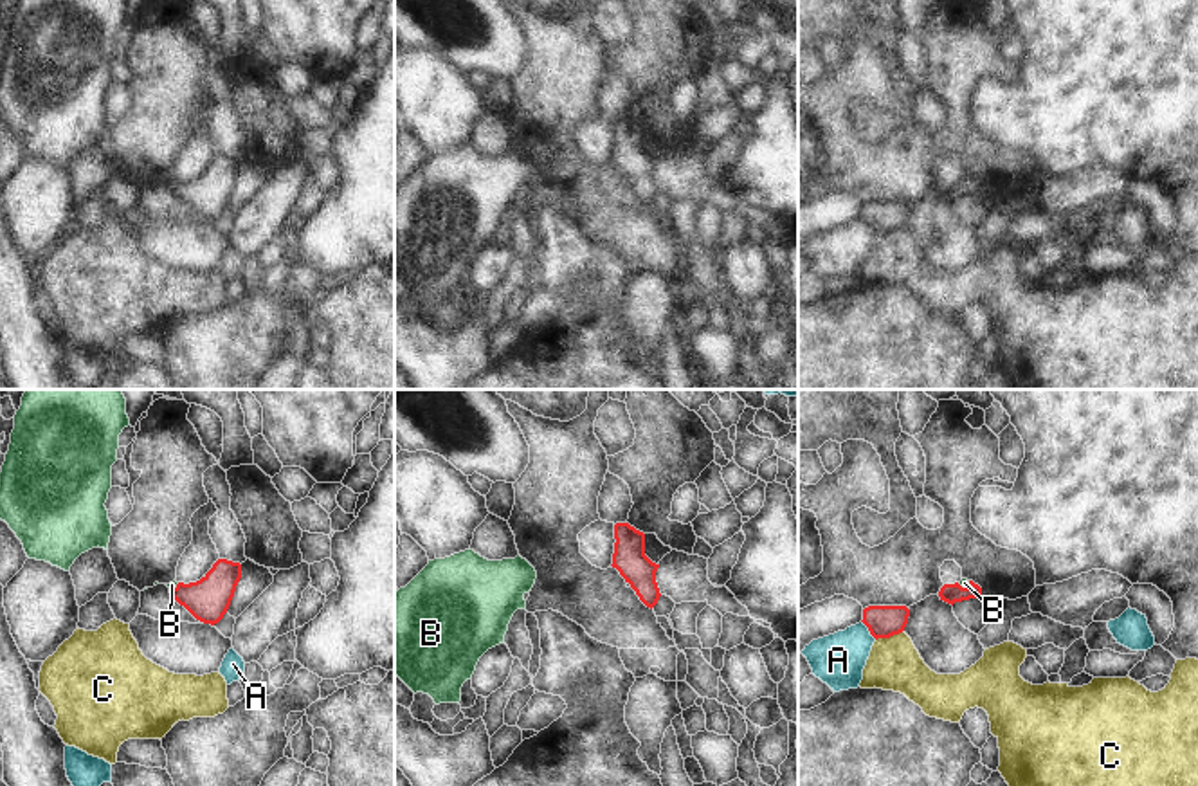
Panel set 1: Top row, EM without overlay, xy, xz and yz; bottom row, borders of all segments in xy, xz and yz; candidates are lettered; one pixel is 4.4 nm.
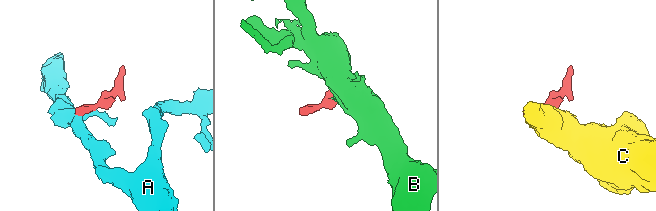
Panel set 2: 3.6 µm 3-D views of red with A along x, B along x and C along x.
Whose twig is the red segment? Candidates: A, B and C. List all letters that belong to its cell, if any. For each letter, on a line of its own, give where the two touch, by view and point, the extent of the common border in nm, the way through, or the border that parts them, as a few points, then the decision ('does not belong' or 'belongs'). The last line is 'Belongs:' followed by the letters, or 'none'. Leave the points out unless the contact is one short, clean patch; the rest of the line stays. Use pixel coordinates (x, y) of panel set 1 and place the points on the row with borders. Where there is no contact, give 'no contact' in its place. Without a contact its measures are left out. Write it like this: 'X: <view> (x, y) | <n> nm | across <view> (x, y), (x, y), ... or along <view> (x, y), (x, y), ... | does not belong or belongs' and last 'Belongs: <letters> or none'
A: yz (869, 630) | 110 nm | along yz (862, 621), (876, 639) | does not belong
B: yz (964, 588) | 70 nm | across yz (950, 594), (964, 588), (964, 583) | belongs
C: yz (889, 637) | 140 nm | along yz (903, 630), (876, 640) | does not belong
Belongs: B

